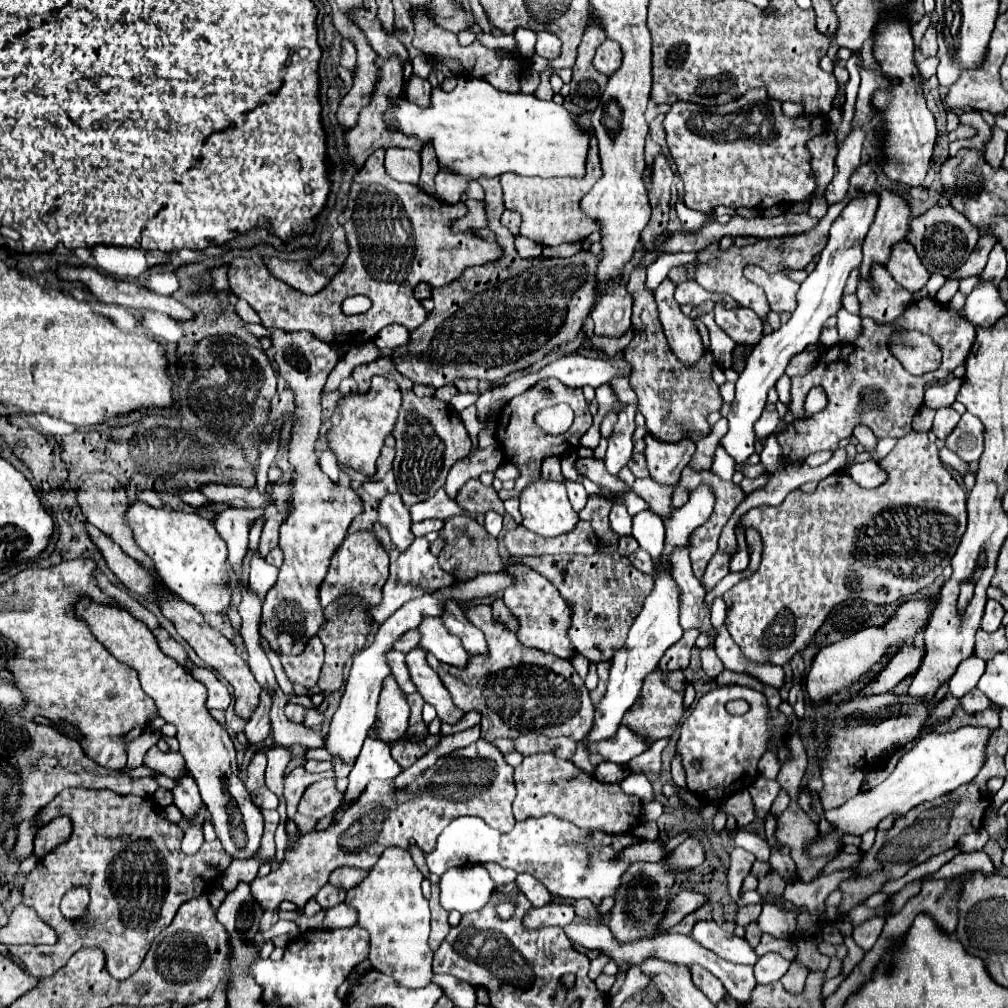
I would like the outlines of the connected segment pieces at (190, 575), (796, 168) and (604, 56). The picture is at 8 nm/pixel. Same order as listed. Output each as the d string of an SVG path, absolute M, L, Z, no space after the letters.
M133 502L125 510L125 524L131 528L135 544L151 558L167 588L201 612L223 612L231 602L229 578L225 572L227 544L217 530L199 514L169 514L167 508L153 508Z
M749 90L743 98L719 106L719 114L711 112L707 106L677 100L675 104L671 104L671 110L663 120L663 128L667 134L671 158L677 164L677 172L685 184L687 208L707 212L715 206L767 208L781 202L799 202L811 196L811 192L815 190L815 182L811 178L809 152L805 144L815 134L827 130L827 120L823 116L813 118L809 114L787 118L781 112L781 104L769 100L765 90Z
M605 40L595 52L595 58L593 58L595 70L605 72L605 76L613 76L613 72L619 70L619 64L621 64L619 44L613 40Z

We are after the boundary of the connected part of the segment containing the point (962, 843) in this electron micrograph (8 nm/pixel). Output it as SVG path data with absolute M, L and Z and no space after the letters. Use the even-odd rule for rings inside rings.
M979 830L979 832L971 832L967 836L963 836L963 840L959 840L957 848L961 852L975 852L975 850L983 850L983 846L987 844L989 840L989 834L985 830Z

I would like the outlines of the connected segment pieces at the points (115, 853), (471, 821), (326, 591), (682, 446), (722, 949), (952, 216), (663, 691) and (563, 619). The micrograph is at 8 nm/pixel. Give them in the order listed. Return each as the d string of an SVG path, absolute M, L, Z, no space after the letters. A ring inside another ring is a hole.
M65 789L37 814L37 830L57 816L71 818L73 834L65 844L57 846L51 854L47 854L43 860L37 862L35 868L25 876L25 886L23 886L23 902L31 906L39 914L39 918L55 930L57 942L55 946L35 946L35 948L7 946L11 958L19 962L29 976L35 976L35 978L51 976L57 968L67 964L73 952L77 952L79 948L95 948L95 946L101 946L105 950L107 970L113 978L123 980L131 976L133 972L139 970L153 942L153 936L171 924L179 906L187 898L191 900L195 896L211 892L217 880L221 878L221 874L231 864L231 856L227 856L223 846L219 844L219 838L211 842L203 842L201 850L193 856L183 854L181 826L163 818L153 798L141 798L135 794L121 796L108 789ZM73 886L85 886L91 892L89 912L85 920L67 920L65 916L59 916L59 902L63 894L71 890ZM93 926L101 930L95 934L91 930Z
M463 816L455 818L437 838L431 852L423 852L425 864L431 874L443 876L451 866L471 866L479 862L497 862L503 868L511 868L517 874L525 872L535 876L545 884L549 892L557 892L561 898L589 898L599 904L605 896L613 896L621 884L621 876L627 864L613 862L617 852L629 844L637 842L629 834L607 834L603 830L577 828L571 822L557 820L555 816L531 818L517 822L507 834L499 834L489 828L481 818Z
M357 532L345 536L343 544L335 550L335 556L331 556L331 564L327 570L327 576L319 588L319 602L321 606L331 604L339 594L347 590L355 590L361 594L369 604L379 604L381 600L381 588L389 576L389 556L379 546L373 534L369 532Z
M645 434L645 458L651 476L659 484L675 484L681 470L691 462L695 454L695 440L683 438L679 442L665 442L651 434Z
M713 920L697 922L691 930L691 938L695 938L695 942L699 942L703 948L715 952L723 960L729 960L735 964L755 966L755 962L759 960L747 940L743 940L739 936L735 938L733 934L723 932Z
M951 206L931 208L925 214L913 218L911 232L909 232L907 240L915 244L915 250L921 258L921 262L925 264L925 268L929 272L937 272L943 276L949 276L953 270L957 270L961 264L965 264L965 260L969 258L969 254L973 252L973 248L979 240L977 228L973 224L969 224L969 220L961 212L953 210Z
M651 674L643 682L639 700L643 700L643 704L639 704L639 708L633 704L627 710L627 716L623 716L623 726L643 736L649 744L669 738L685 714L683 692L667 688L657 674Z
M509 564L507 572L511 572L511 576L515 576L515 584L511 584L511 588L505 588L503 592L503 600L507 604L507 608L521 620L517 638L521 640L523 646L529 648L539 648L545 652L551 652L559 658L571 658L575 648L571 646L571 642L567 640L567 626L569 626L569 608L567 602L561 598L559 590L547 580L543 578L539 572L531 570L525 564Z

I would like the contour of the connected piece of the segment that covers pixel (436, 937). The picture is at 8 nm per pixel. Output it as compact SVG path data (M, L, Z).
M431 884L429 906L431 906L431 936L429 936L429 946L433 950L437 950L439 944L445 940L445 936L451 930L451 926L447 922L449 914L439 906L439 886L437 884Z

